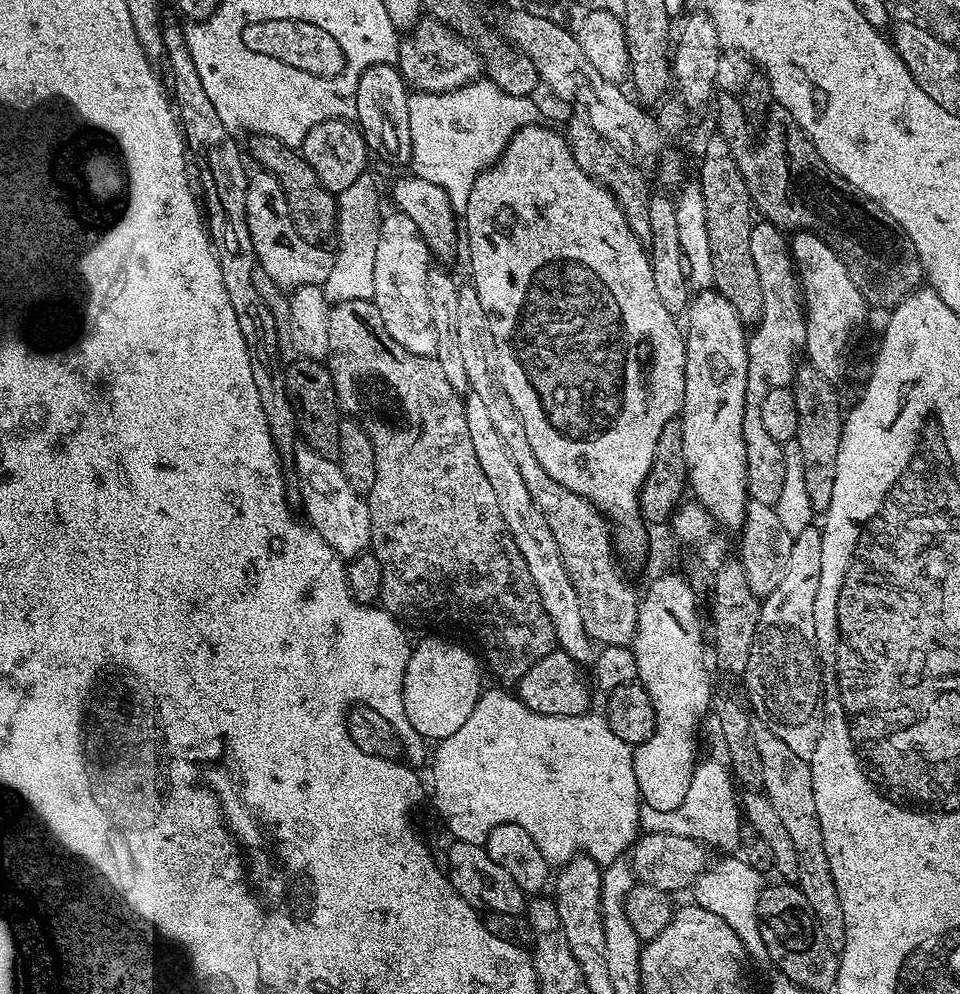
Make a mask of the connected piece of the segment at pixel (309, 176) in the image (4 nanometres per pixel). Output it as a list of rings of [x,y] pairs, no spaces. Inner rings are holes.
[[[260,136],[252,144],[252,156],[263,171],[274,174],[282,186],[282,194],[286,194],[286,206],[290,210],[290,218],[294,222],[294,230],[306,242],[323,245],[324,240],[333,239],[336,231],[337,197],[314,174],[314,170],[305,162],[303,155],[295,147],[288,147],[276,138]]]

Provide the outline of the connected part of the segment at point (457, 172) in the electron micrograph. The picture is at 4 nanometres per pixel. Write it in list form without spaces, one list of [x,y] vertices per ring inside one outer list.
[[[481,78],[449,92],[417,92],[413,91],[408,98],[410,110],[410,142],[412,143],[411,171],[418,177],[440,186],[449,196],[452,207],[462,210],[470,198],[470,190],[481,172],[492,167],[504,147],[520,128],[533,123],[537,119],[533,101],[526,96],[511,96],[502,90],[493,80]]]

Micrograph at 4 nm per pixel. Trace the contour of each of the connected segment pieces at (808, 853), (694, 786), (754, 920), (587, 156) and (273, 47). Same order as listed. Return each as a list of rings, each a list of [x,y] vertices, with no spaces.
[[[767,726],[753,727],[752,733],[758,746],[758,754],[762,754],[762,774],[764,786],[762,792],[768,797],[770,806],[778,814],[778,819],[785,824],[791,841],[794,842],[794,854],[798,854],[798,887],[800,893],[810,902],[810,910],[814,910],[814,918],[826,934],[826,942],[830,950],[837,954],[846,946],[846,922],[842,914],[842,902],[838,902],[838,886],[834,886],[834,874],[830,874],[830,862],[826,862],[826,846],[824,831],[818,818],[816,801],[816,785],[814,772],[809,761],[798,758],[782,738],[778,738]]]
[[[712,760],[709,764],[701,763],[697,767],[692,773],[690,790],[686,790],[686,798],[682,798],[682,806],[665,812],[645,807],[640,814],[643,831],[678,834],[682,838],[696,840],[709,849],[721,848],[724,851],[721,853],[735,853],[740,846],[742,808],[738,803],[738,796],[732,790],[734,778],[721,761],[720,764]]]
[[[720,858],[717,862],[709,863],[694,885],[694,902],[699,908],[710,910],[710,914],[718,914],[734,934],[744,943],[749,957],[764,960],[768,948],[762,942],[760,923],[758,922],[758,898],[761,888],[765,887],[765,877],[754,866],[746,866],[746,862],[739,858]]]
[[[572,118],[566,131],[566,139],[572,147],[572,157],[590,178],[597,180],[603,188],[608,188],[610,194],[618,202],[622,214],[626,214],[626,222],[630,230],[634,230],[636,237],[642,242],[648,242],[651,238],[649,209],[650,209],[650,190],[644,181],[644,176],[639,172],[637,165],[629,161],[628,157],[622,155],[610,142],[606,142],[593,128],[588,126],[586,120]]]
[[[276,19],[264,20],[258,23],[250,24],[244,28],[243,45],[248,50],[252,50],[259,56],[269,57],[271,60],[282,62],[284,65],[294,66],[295,69],[302,70],[311,76],[316,77],[334,77],[341,73],[344,68],[344,54],[338,46],[338,42],[332,36],[326,36],[325,32],[313,24],[300,20]]]

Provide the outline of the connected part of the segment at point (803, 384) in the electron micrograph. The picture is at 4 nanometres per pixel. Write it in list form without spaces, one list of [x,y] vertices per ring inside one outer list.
[[[800,366],[796,370],[794,391],[798,402],[798,434],[794,443],[802,450],[802,470],[806,481],[806,495],[810,498],[813,513],[823,514],[830,506],[830,498],[834,496],[834,474],[838,474],[838,446],[842,442],[845,413],[840,412],[840,396],[836,393],[837,385],[831,380],[822,378],[810,366]]]

